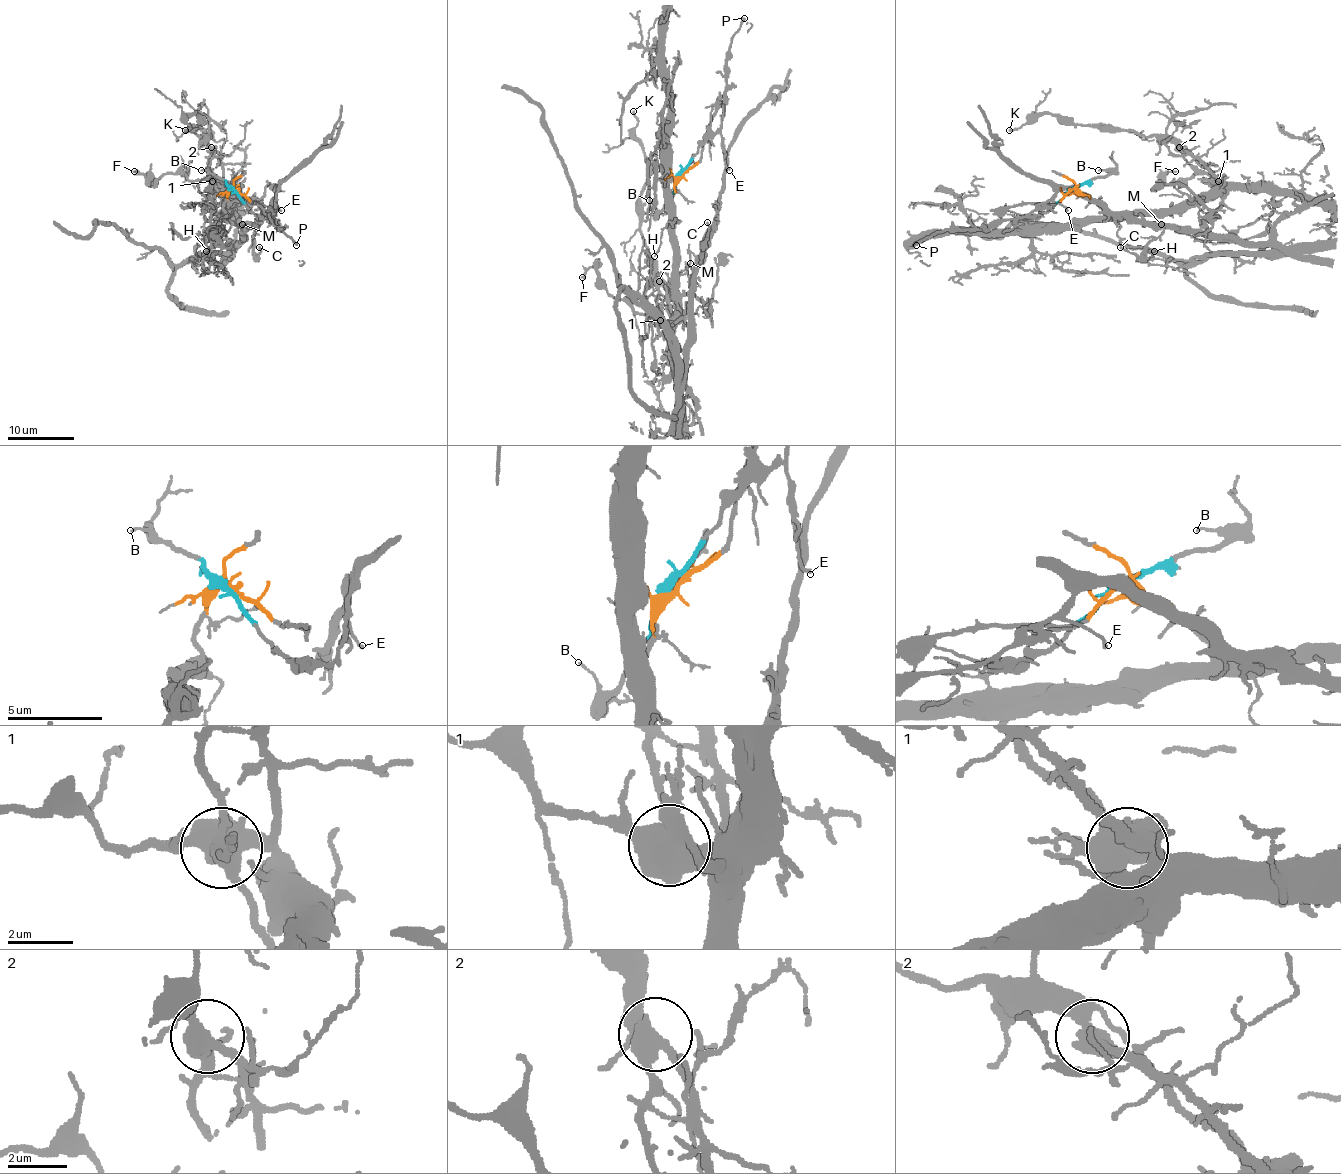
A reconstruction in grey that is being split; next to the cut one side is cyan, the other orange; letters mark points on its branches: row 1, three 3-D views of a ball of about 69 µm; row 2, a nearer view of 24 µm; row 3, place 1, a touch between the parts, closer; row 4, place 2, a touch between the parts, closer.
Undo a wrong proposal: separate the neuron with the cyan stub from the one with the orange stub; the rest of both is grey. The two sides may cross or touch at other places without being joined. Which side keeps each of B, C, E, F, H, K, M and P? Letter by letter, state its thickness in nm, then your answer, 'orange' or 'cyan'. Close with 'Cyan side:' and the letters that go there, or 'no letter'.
B: 100 nm | cyan
C: 130 nm | cyan
E: 160 nm | cyan
F: 190 nm | orange
H: 120 nm | orange
K: 150 nm | orange
M: 110 nm | cyan
P: 200 nm | cyan
Cyan side: B, C, E, M, P

